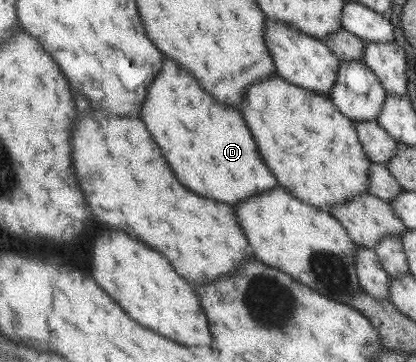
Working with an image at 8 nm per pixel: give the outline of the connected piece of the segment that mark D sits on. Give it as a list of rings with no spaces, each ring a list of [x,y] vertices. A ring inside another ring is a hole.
[[[163,60],[161,72],[147,90],[141,106],[141,120],[177,182],[201,198],[233,206],[245,198],[261,194],[259,190],[271,190],[277,186],[275,178],[261,162],[243,118],[231,108],[217,106],[217,102],[213,102],[213,98],[209,98],[209,94],[185,74],[185,70],[179,70],[169,60]]]

